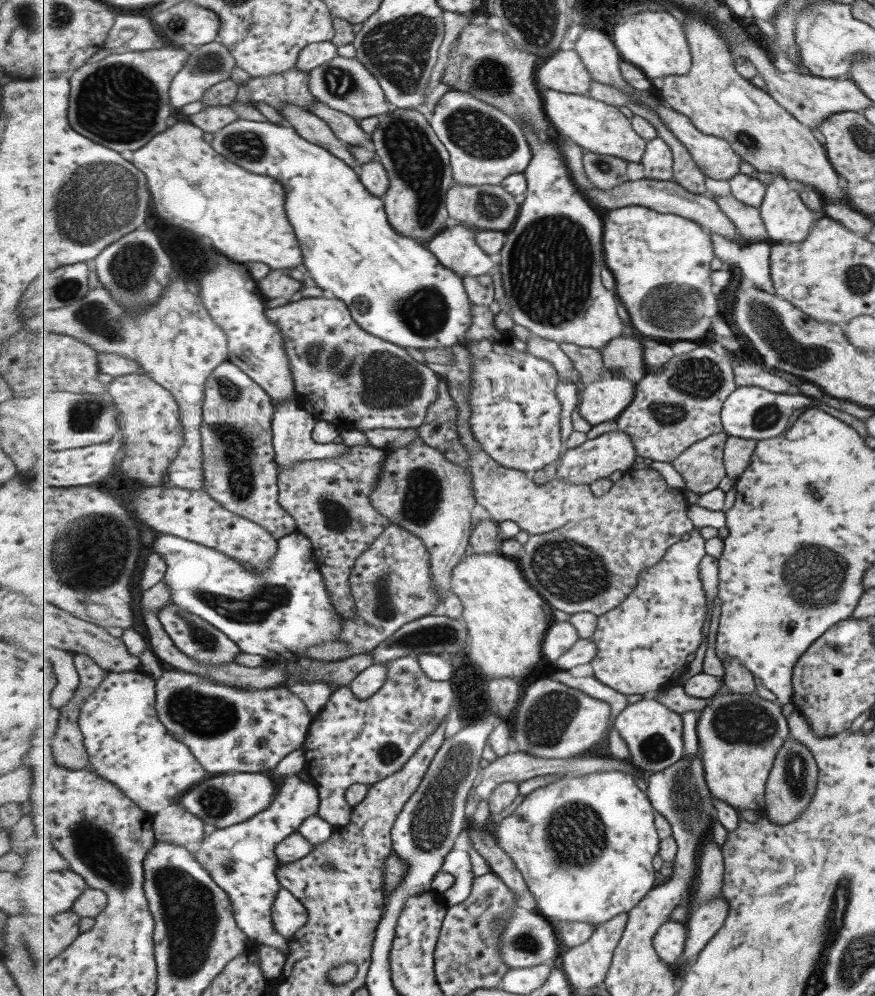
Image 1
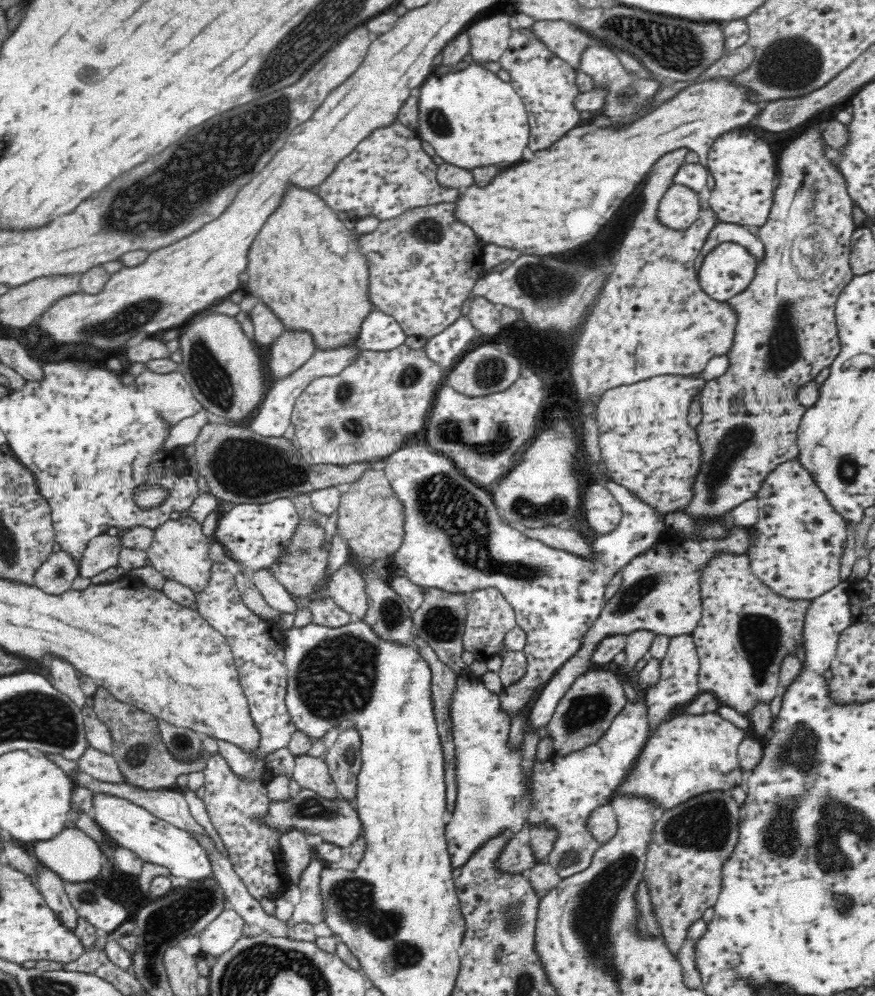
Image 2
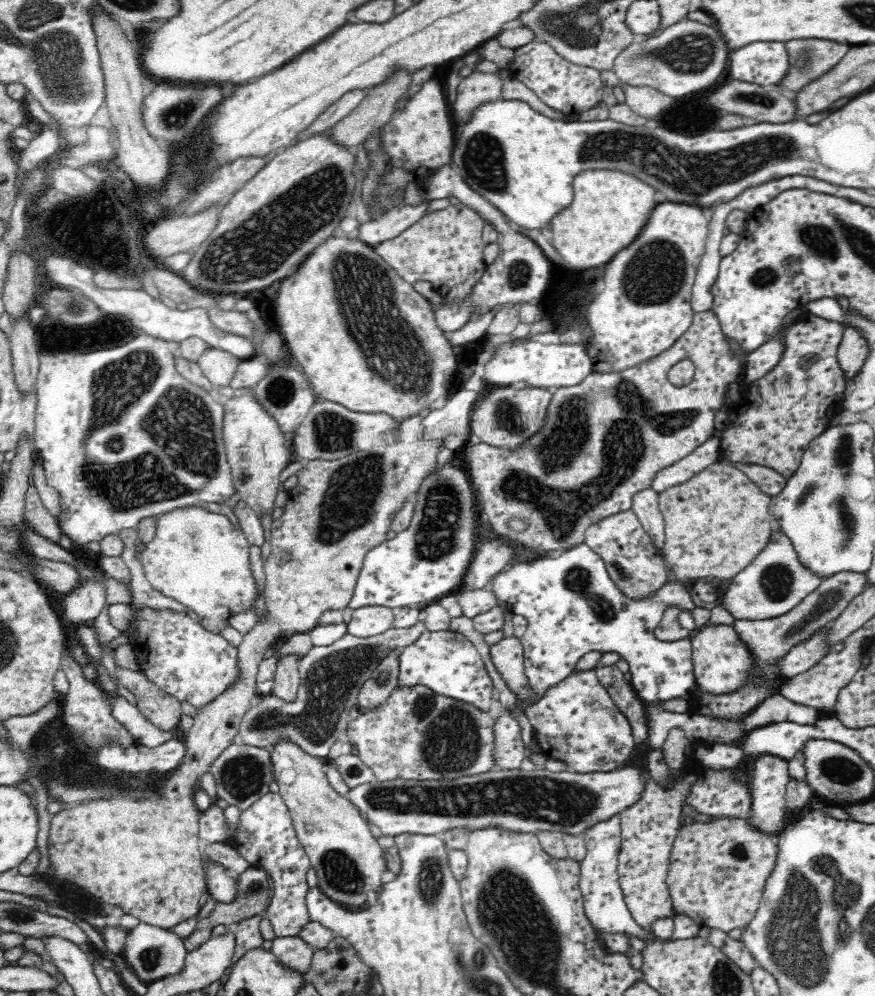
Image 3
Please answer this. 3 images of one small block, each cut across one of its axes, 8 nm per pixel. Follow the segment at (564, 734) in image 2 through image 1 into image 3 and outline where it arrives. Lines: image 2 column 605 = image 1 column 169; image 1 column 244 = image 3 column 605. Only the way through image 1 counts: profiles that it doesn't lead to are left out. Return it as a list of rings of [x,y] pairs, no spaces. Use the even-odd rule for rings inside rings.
[[[503,638],[490,646],[491,661],[507,686],[524,701],[526,716],[534,727],[541,752],[568,766],[567,771],[586,774],[589,772],[610,772],[627,765],[634,754],[636,742],[628,717],[612,700],[610,693],[598,680],[595,671],[572,672],[568,678],[558,682],[540,700],[529,702],[529,690],[523,676],[523,650],[518,638]]]

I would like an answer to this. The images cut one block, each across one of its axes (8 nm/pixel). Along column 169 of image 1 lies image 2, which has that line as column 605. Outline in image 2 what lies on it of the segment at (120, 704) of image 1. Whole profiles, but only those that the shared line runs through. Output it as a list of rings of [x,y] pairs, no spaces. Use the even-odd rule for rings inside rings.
[[[457,674],[457,685],[456,690],[454,691],[452,702],[450,705],[450,716],[452,719],[452,730],[453,730],[453,743],[455,746],[455,778],[456,781],[456,798],[454,800],[454,808],[451,811],[452,819],[448,824],[445,825],[445,839],[446,839],[446,848],[448,849],[448,854],[450,855],[450,862],[452,863],[453,868],[458,868],[464,866],[470,857],[482,846],[487,843],[487,840],[490,840],[492,837],[498,836],[500,834],[516,834],[516,832],[520,832],[526,824],[530,824],[530,829],[532,827],[548,827],[548,829],[554,829],[556,831],[556,840],[554,840],[554,844],[552,844],[552,850],[550,850],[550,854],[546,858],[546,862],[556,872],[562,877],[566,878],[568,876],[572,876],[572,874],[576,874],[582,870],[586,870],[588,868],[593,854],[595,850],[599,847],[600,843],[592,836],[592,833],[588,830],[587,820],[588,817],[591,816],[594,810],[611,804],[612,797],[615,796],[615,793],[618,791],[619,786],[623,783],[623,781],[627,778],[627,776],[631,773],[631,770],[635,767],[637,762],[637,758],[640,756],[643,748],[646,743],[646,732],[648,732],[648,723],[646,723],[646,706],[644,702],[640,702],[640,700],[636,699],[628,699],[626,698],[626,702],[624,702],[624,706],[622,706],[622,710],[618,710],[618,714],[612,718],[612,722],[610,722],[610,726],[608,726],[608,730],[600,736],[600,740],[598,742],[594,742],[592,744],[588,744],[588,746],[584,746],[584,748],[580,748],[580,750],[574,750],[574,752],[568,752],[568,754],[557,754],[556,752],[552,755],[552,757],[546,762],[539,762],[536,759],[536,756],[532,758],[533,768],[525,772],[524,767],[525,763],[523,762],[523,756],[521,755],[521,749],[518,746],[513,746],[511,744],[510,737],[510,727],[511,718],[501,706],[501,702],[499,696],[490,692],[490,690],[484,687],[484,683],[482,683],[480,678],[472,678],[466,677],[466,675]]]

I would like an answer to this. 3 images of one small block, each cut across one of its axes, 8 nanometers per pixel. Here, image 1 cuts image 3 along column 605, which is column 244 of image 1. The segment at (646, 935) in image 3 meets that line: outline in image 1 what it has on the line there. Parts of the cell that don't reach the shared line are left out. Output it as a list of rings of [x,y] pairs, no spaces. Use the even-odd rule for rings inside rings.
[[[277,776],[275,780],[277,780],[279,790],[277,790],[277,796],[269,809],[257,814],[256,817],[245,820],[245,822],[224,829],[217,829],[202,843],[198,844],[200,849],[195,854],[197,860],[209,870],[209,874],[220,884],[221,888],[228,891],[229,900],[233,906],[233,916],[235,916],[239,928],[248,934],[255,944],[262,943],[273,946],[273,948],[287,954],[290,937],[279,934],[279,931],[275,929],[275,923],[273,923],[273,904],[275,904],[279,891],[282,889],[280,879],[276,874],[278,869],[277,845],[293,833],[298,832],[300,826],[309,816],[318,814],[321,799],[318,787],[313,782],[303,781],[300,776],[293,776],[293,778],[291,776],[287,776],[287,778]]]

